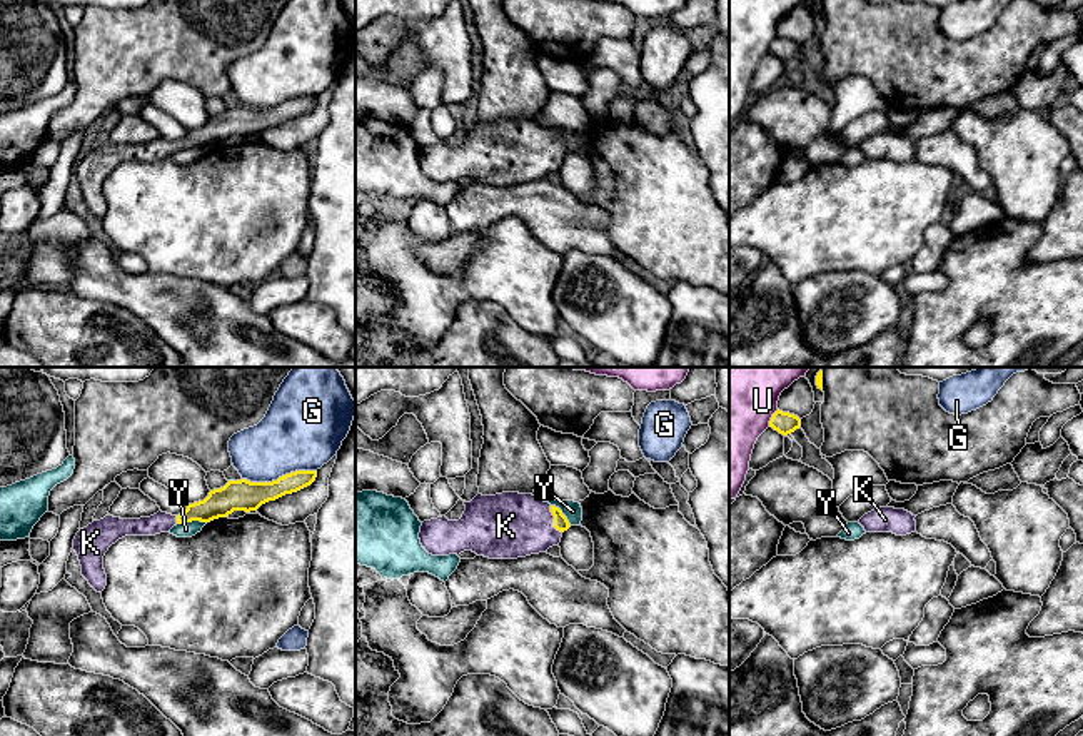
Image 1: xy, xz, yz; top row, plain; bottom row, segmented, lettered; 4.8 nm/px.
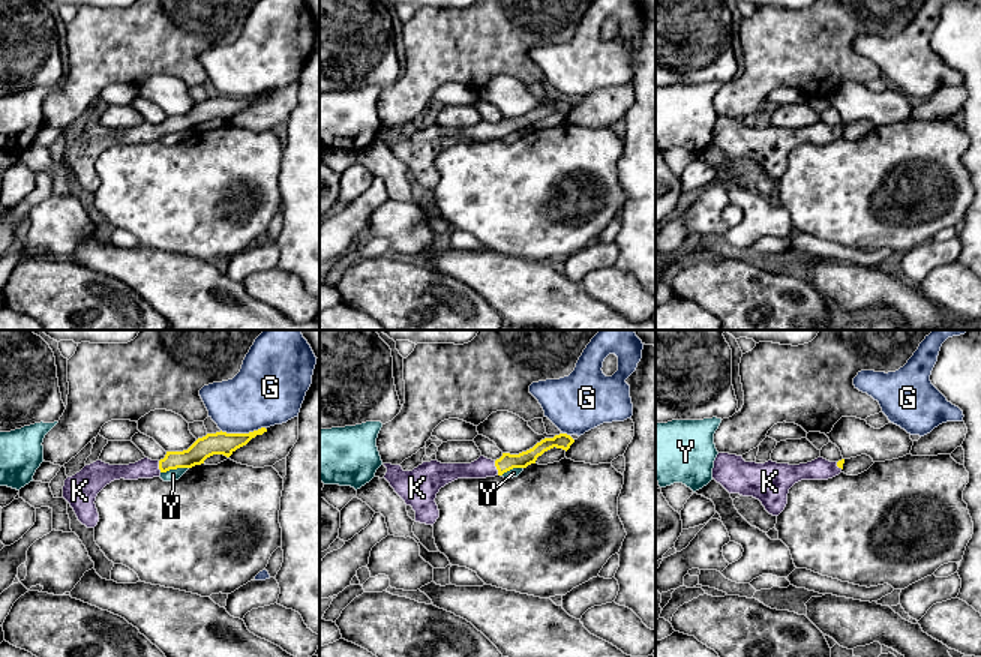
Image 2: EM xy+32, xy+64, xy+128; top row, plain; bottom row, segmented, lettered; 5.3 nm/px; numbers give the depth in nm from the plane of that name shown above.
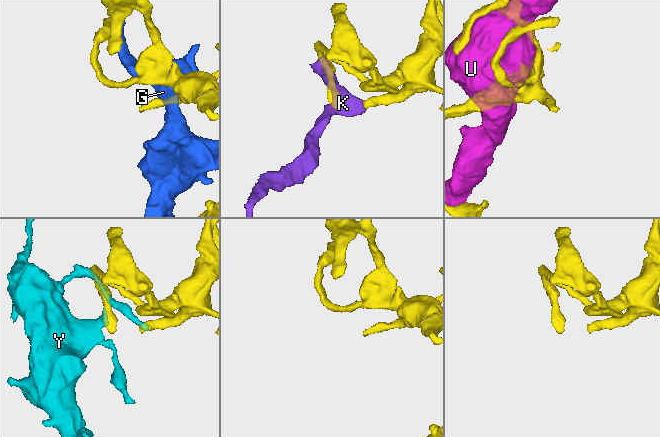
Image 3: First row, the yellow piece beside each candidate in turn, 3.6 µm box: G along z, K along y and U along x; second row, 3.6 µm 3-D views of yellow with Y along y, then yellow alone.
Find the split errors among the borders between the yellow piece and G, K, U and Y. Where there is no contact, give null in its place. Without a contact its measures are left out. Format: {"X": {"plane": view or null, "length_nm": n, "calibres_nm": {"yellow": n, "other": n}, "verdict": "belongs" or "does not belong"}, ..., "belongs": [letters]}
{"G": {"plane": "xy", "length_nm": 360, "calibres_nm": {"yellow": 150, "other": 380}, "verdict": "does not belong"}, "K": {"plane": "xz", "length_nm": 150, "calibres_nm": {"yellow": 70, "other": 320}, "verdict": "belongs"}, "U": {"plane": "yz", "length_nm": 100, "calibres_nm": {"yellow": 110, "other": 360}, "verdict": "does not belong"}, "Y": {"plane": "xy", "length_nm": 140, "calibres_nm": {"yellow": 140, "other": 80}, "verdict": "does not belong"}, "belongs": ["K"]}

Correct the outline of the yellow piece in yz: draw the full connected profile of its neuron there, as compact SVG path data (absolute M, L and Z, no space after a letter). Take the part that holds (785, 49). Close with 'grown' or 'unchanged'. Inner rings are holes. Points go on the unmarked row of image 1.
M776 37L769 47L769 53L783 62L788 62L801 53L801 45L794 40Z; unchanged

